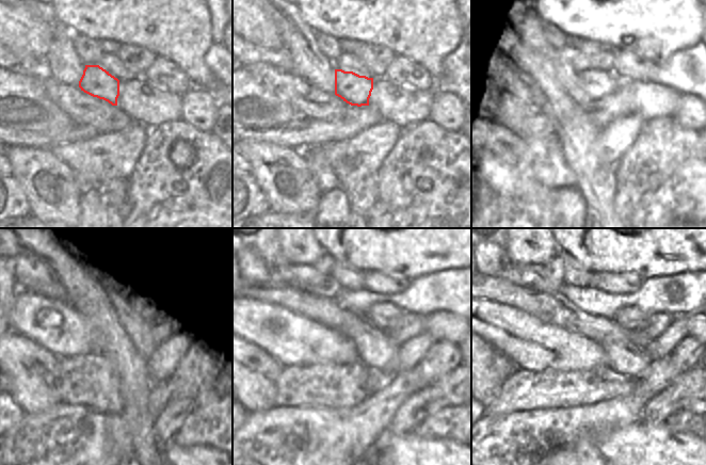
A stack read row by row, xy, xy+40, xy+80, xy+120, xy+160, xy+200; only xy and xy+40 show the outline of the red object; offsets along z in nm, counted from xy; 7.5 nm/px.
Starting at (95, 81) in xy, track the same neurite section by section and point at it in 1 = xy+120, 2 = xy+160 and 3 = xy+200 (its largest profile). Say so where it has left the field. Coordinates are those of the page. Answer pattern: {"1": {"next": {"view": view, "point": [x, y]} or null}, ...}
{"1": {"next": {"view": "xy+120", "point": [138, 320]}}, "2": {"next": {"view": "xy+160", "point": [385, 316]}}, "3": {"next": {"view": "xy+200", "point": [631, 318]}}}

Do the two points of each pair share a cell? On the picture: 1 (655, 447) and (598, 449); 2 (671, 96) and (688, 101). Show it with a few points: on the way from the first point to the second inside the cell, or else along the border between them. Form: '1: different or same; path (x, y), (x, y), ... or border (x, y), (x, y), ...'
1: same; path (641, 449), (612, 449)
2: different; border (682, 94), (673, 115)

